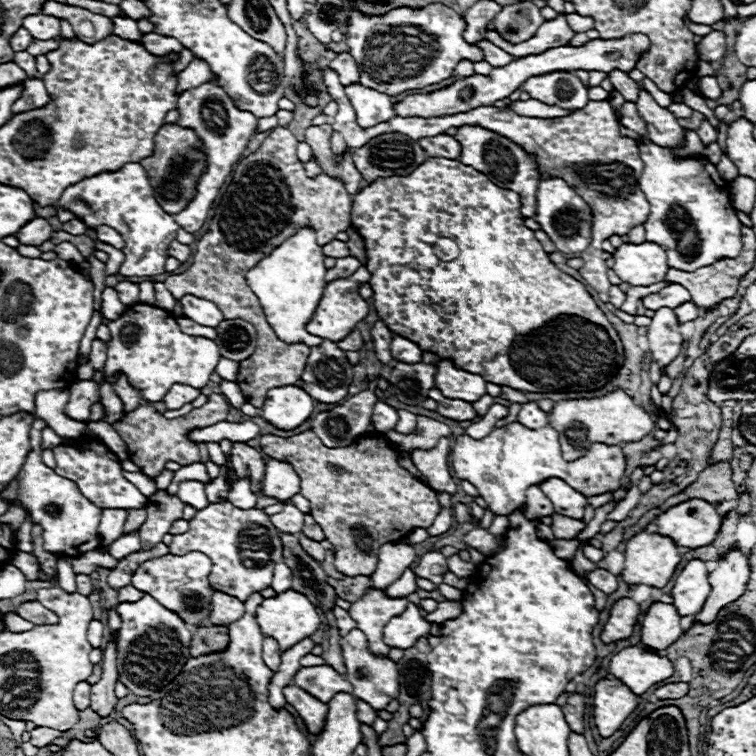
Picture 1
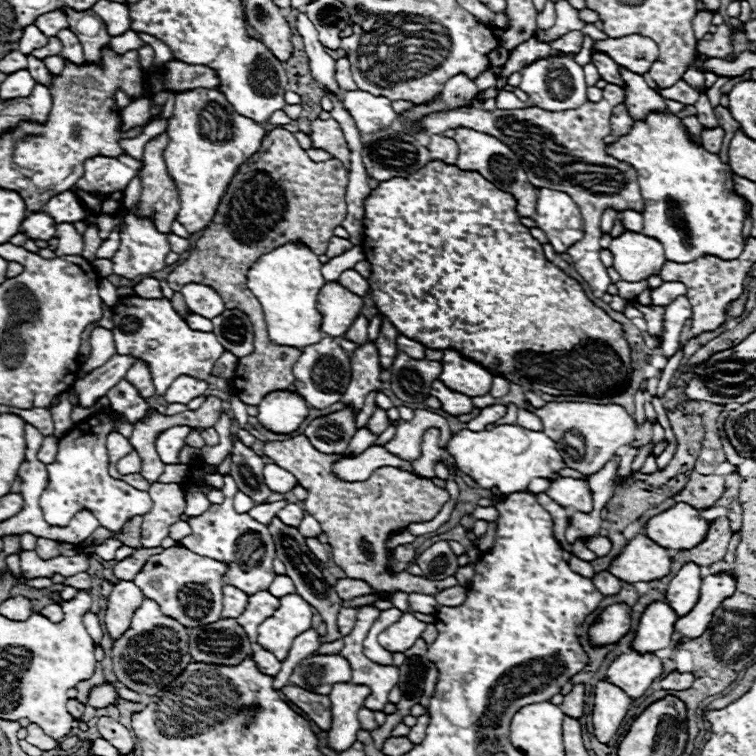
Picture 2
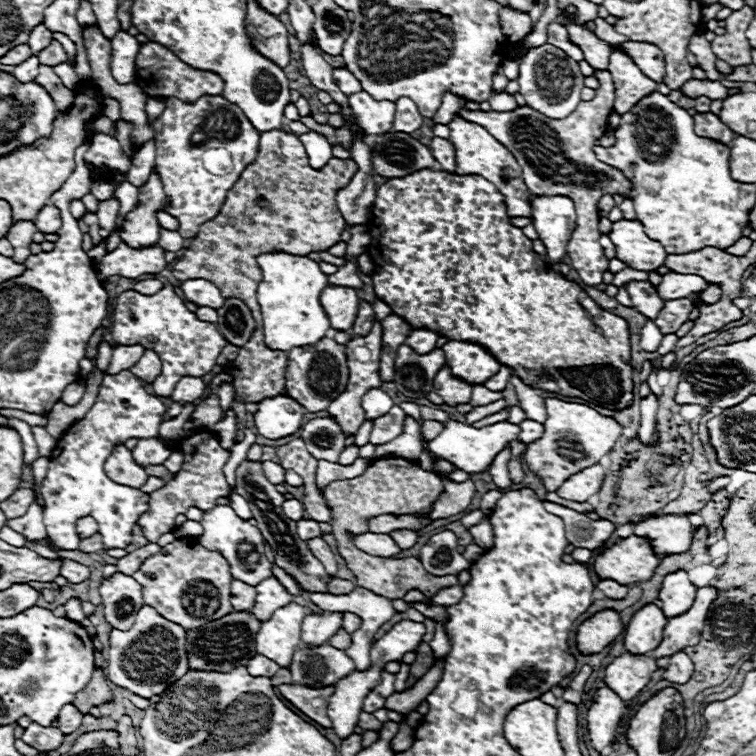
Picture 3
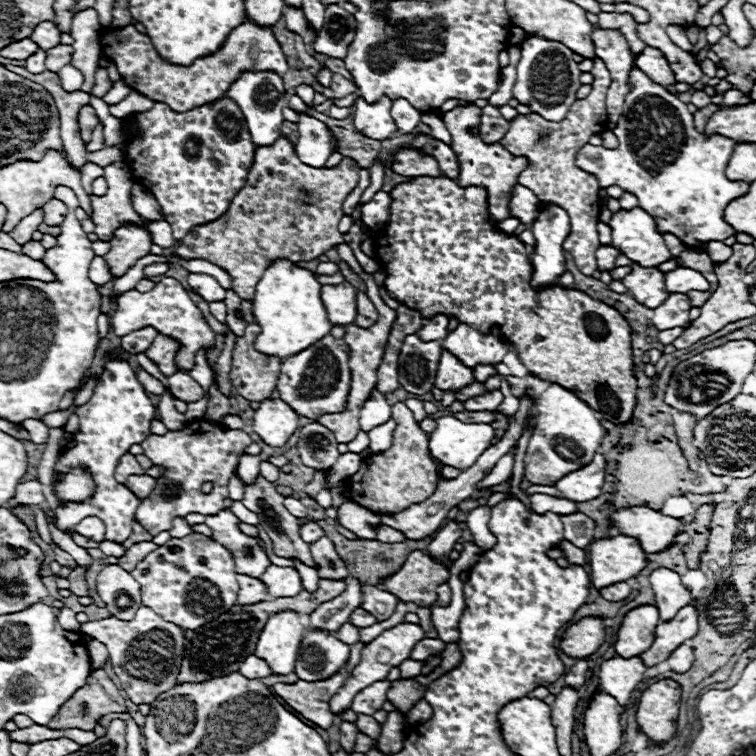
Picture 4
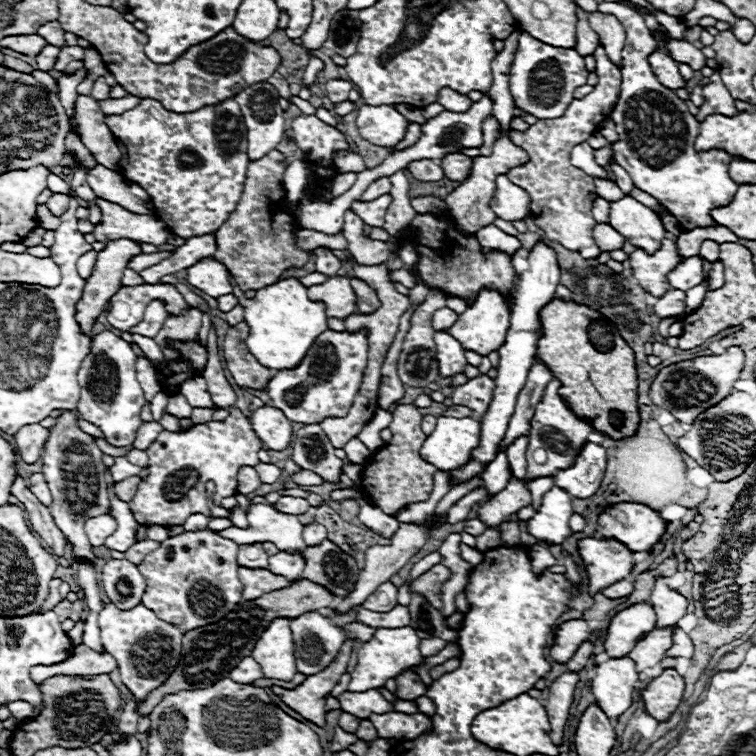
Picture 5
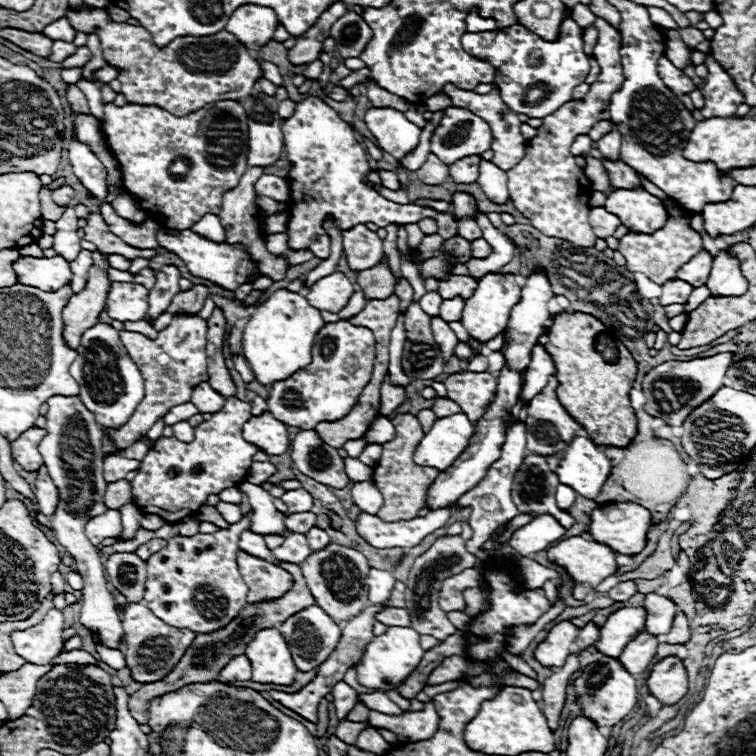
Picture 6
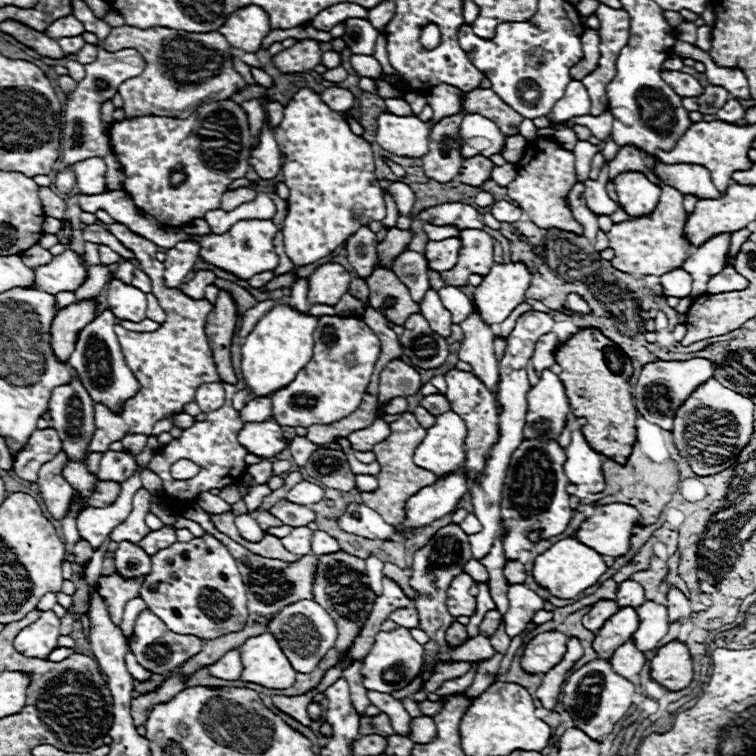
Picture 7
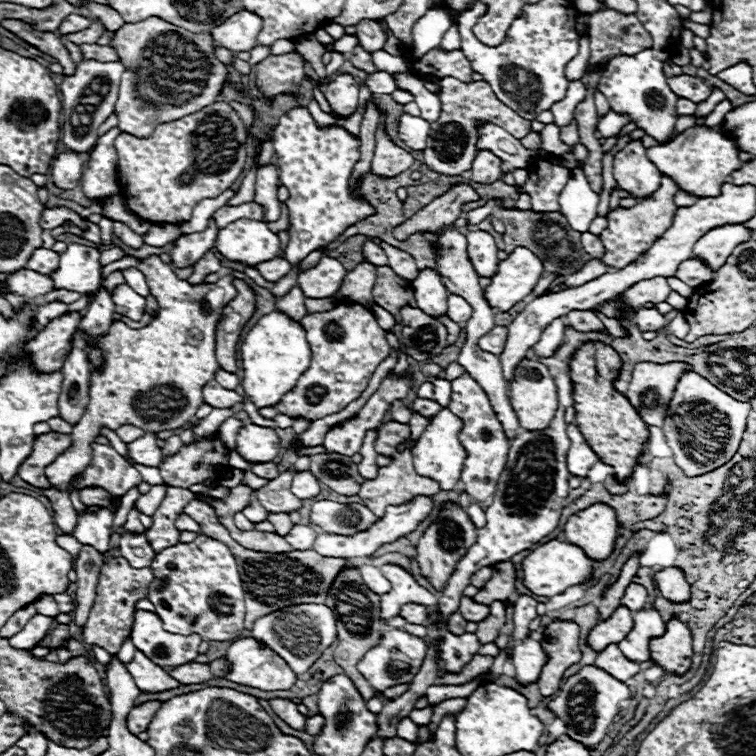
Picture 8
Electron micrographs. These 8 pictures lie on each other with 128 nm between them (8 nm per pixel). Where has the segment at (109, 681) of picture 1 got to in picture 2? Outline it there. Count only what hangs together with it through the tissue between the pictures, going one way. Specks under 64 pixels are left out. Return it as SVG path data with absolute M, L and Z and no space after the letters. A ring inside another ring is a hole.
M120 580L106 604L106 616L104 616L104 628L108 630L112 642L118 640L126 628L130 628L130 616L134 612L134 608L138 608L138 604L142 604L144 594L140 592L140 588L134 582L126 582ZM104 682L104 684L100 684L100 686L96 686L96 688L90 690L88 704L90 704L92 708L106 708L106 706L112 706L112 704L114 704L116 696L118 696L118 694L116 694L114 684Z

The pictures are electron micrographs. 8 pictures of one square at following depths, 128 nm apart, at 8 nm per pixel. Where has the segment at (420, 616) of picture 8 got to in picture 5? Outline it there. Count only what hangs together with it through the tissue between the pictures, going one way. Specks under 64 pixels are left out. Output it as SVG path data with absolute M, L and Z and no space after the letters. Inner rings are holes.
M396 606L390 612L372 612L372 610L360 610L358 620L372 628L400 628L410 626L410 612L406 606Z

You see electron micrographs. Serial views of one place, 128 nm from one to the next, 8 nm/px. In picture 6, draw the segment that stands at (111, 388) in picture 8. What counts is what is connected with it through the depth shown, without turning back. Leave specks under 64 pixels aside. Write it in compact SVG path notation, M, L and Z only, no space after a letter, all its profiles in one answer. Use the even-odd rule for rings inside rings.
M102 204L100 214L102 214L104 222L108 224L110 232L116 234L118 238L122 238L126 244L130 244L134 248L140 248L140 250L158 248L156 232L160 230L160 224L154 218L148 216L146 222L136 224L136 222L130 222L126 218L118 216L110 204ZM174 316L172 324L164 328L156 340L148 340L142 334L122 330L120 340L130 352L130 358L134 364L138 364L144 380L146 380L146 394L142 398L142 404L138 404L134 416L118 430L108 430L110 436L114 438L116 446L128 448L138 440L138 436L146 434L152 424L168 412L168 408L188 402L190 392L194 390L194 384L206 382L208 372L206 372L206 320L200 316ZM42 466L38 470L34 488L36 488L36 498L38 498L40 512L44 512L44 516L52 516L54 510L56 510L56 504L58 504L58 494L56 494L56 486L54 486L52 478L48 476L46 466Z

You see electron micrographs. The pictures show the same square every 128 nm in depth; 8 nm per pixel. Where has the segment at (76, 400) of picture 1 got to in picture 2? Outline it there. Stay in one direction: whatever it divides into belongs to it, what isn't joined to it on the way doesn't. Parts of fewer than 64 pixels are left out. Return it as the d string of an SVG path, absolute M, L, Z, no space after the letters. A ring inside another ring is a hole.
M114 354L104 366L96 368L84 378L78 378L72 386L74 394L78 396L78 404L82 408L92 406L98 398L102 398L114 384L118 384L124 378L124 374L130 370L130 364L134 362L136 360L130 356Z

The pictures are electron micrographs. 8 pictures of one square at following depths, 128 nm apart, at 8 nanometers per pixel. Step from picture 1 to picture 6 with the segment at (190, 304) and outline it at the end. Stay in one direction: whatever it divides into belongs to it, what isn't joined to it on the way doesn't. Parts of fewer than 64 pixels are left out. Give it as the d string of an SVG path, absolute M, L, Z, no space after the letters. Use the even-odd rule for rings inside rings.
M162 228L158 232L158 244L164 246L168 252L174 252L176 256L180 256L184 262L186 262L186 268L192 276L196 278L204 278L204 280L210 280L226 290L236 290L240 284L244 284L246 276L250 272L254 272L254 266L248 258L248 254L240 248L240 246L228 246L228 244L216 244L216 242L210 242L206 238L200 238L198 234L190 232L190 230L168 230L168 228Z

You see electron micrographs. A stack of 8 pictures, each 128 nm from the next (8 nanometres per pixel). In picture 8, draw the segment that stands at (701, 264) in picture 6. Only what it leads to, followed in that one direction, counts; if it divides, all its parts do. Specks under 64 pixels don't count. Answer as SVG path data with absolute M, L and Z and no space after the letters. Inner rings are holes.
M742 224L714 228L696 242L692 258L700 258L710 270L716 272L724 266L732 250L746 240L750 240L750 230L746 230Z

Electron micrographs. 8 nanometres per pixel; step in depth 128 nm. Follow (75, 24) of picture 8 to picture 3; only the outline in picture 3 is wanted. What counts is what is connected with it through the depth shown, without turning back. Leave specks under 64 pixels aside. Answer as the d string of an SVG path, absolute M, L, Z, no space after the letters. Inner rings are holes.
M38 24L38 28L30 30L28 46L34 54L38 54L42 48L46 48L46 44L50 44L50 40L52 40L52 32L44 24Z

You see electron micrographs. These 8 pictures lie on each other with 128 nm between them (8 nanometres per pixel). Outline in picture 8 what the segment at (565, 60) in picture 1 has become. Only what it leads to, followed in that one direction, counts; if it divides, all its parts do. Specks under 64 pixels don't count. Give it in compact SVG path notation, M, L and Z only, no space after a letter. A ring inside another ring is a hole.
M680 74L680 76L672 76L668 78L668 86L670 90L680 96L680 98L686 98L686 100L692 100L692 102L702 102L710 96L710 86L706 86L700 78L694 78L694 76L686 76L686 74Z

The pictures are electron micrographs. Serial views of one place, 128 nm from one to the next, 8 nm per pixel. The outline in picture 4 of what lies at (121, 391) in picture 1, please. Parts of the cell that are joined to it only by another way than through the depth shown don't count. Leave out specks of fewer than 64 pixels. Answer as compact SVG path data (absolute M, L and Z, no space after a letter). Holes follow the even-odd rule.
M158 334L154 342L146 350L146 356L158 367L166 377L176 372L174 357L180 348L180 343L175 342L166 335Z

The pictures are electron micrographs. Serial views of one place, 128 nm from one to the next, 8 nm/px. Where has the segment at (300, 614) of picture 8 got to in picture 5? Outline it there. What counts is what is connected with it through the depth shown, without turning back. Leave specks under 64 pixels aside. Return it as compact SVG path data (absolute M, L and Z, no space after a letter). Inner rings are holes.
M318 612L292 618L290 624L296 648L296 668L306 676L322 672L330 660L338 656L346 640L344 632Z

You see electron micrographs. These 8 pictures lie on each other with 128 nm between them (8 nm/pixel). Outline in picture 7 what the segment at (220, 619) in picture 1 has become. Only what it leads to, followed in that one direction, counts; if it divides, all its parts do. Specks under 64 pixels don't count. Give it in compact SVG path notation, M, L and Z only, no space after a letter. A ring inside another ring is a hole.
M190 504L190 508L182 510L182 516L188 520L198 522L208 534L218 536L218 540L224 540L226 548L230 548L230 554L234 556L238 570L242 572L242 580L246 584L246 592L248 592L248 612L250 612L250 620L256 620L258 616L270 616L280 612L286 604L294 604L298 600L304 598L312 598L310 594L310 580L314 580L314 556L306 554L304 558L300 558L294 564L286 564L282 560L270 560L270 558L262 558L258 554L252 554L250 550L246 550L244 546L240 546L238 542L234 542L232 538L220 534L216 528L212 528L212 522L208 518L208 514L198 506L198 504Z

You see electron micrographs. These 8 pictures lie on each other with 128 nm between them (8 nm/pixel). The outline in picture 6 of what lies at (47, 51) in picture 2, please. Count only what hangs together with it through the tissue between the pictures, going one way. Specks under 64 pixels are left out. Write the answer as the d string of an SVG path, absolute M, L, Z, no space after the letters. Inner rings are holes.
M80 46L72 56L68 56L64 62L62 62L62 68L74 68L74 66L84 66L88 60L92 58L90 50L86 46Z

